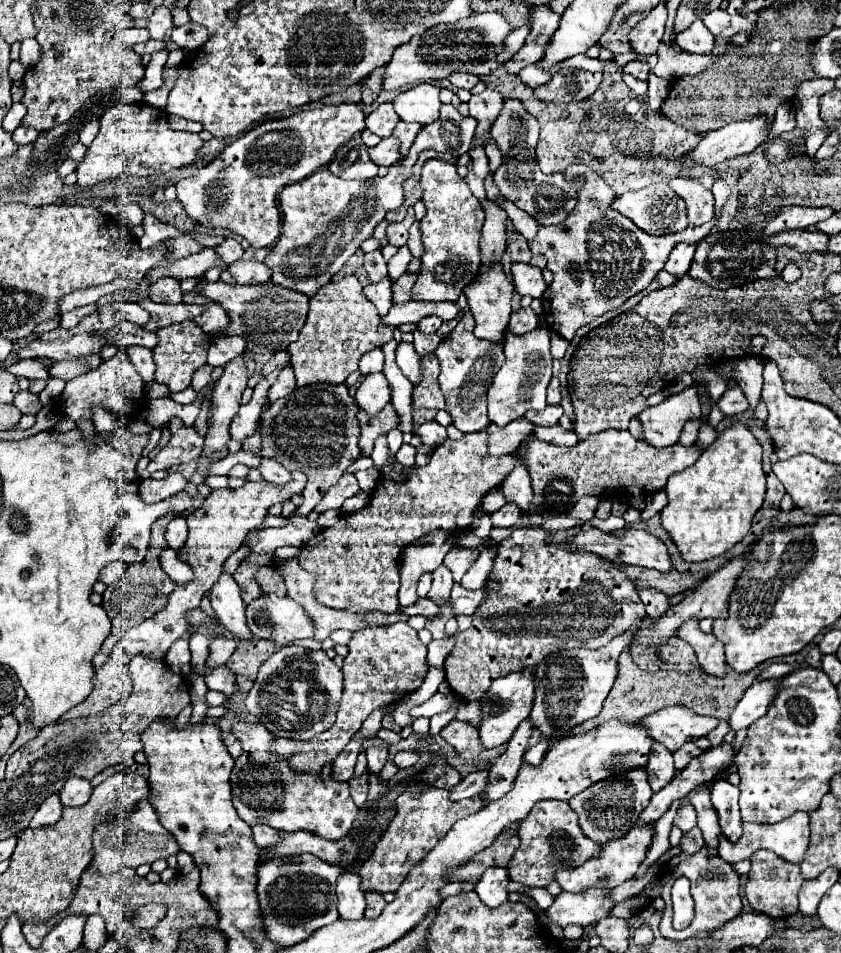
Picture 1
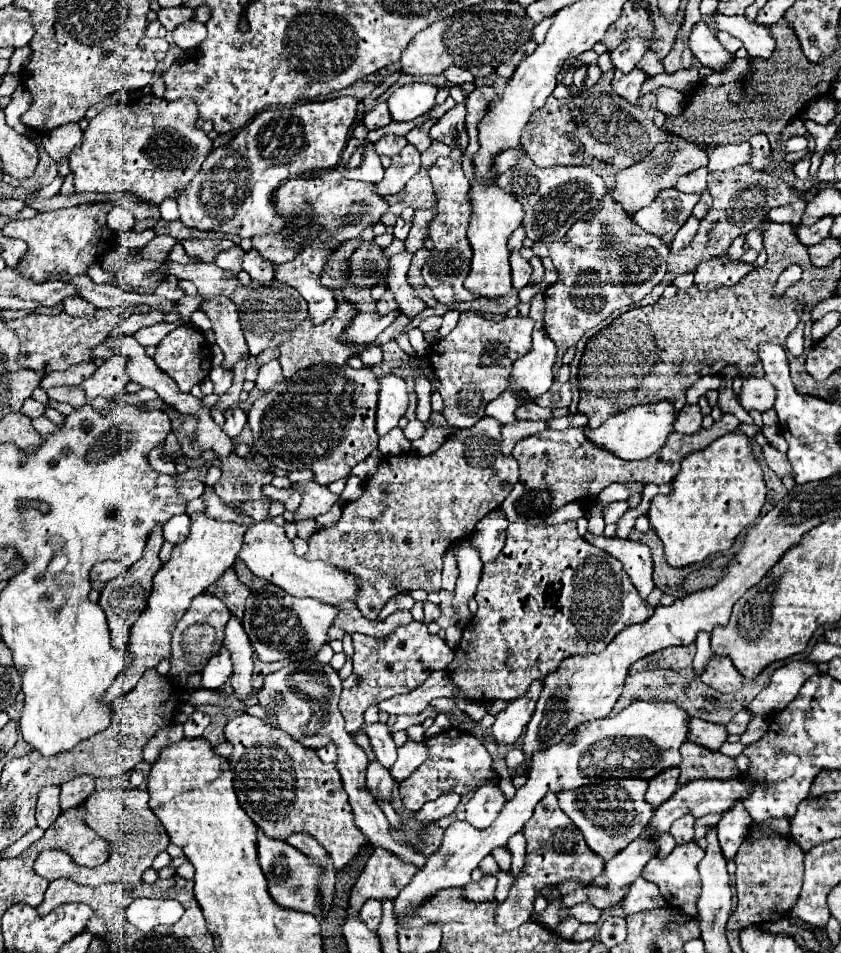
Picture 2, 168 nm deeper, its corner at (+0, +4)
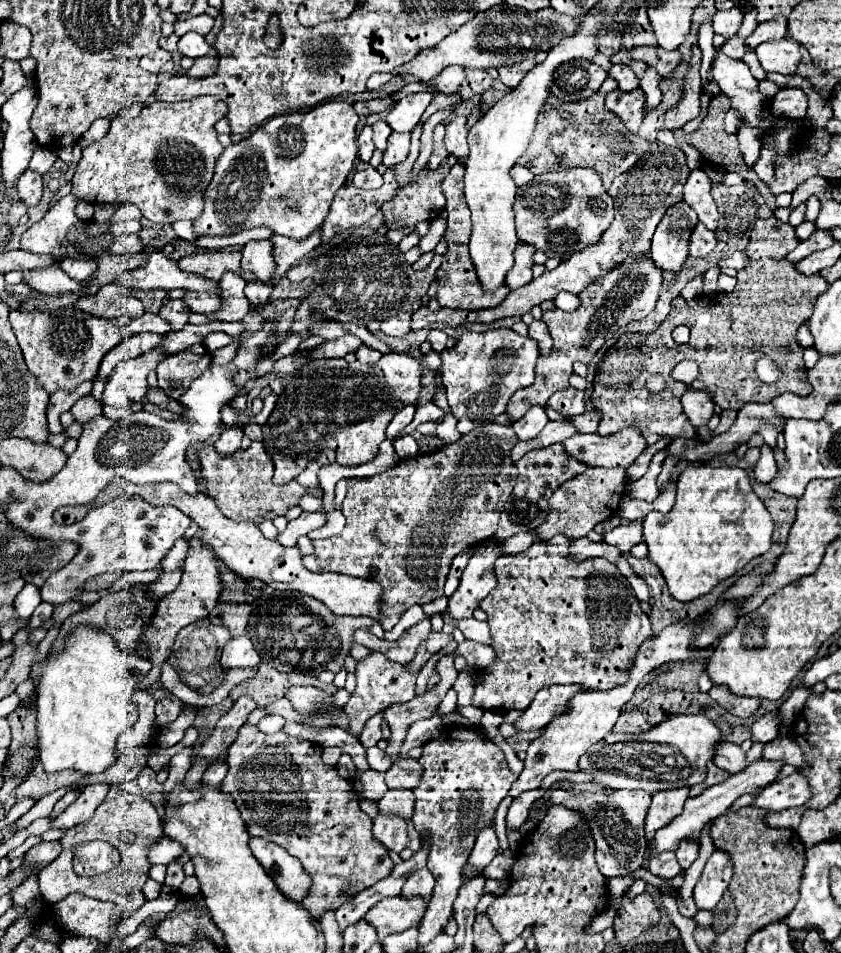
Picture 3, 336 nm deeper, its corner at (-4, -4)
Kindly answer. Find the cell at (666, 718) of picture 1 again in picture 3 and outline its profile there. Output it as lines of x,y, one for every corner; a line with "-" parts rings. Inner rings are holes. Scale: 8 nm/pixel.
718,742
714,746
714,764
718,768
724,768
732,774
740,772
746,768
746,760
744,760
744,752
738,744
732,742

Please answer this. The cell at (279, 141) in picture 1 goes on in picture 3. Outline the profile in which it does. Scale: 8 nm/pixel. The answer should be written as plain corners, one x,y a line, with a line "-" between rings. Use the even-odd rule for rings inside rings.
332,100
306,112
282,114
262,124
250,138
230,144
216,162
214,176
206,188
204,212
194,220
196,238
202,236
226,236
250,228
270,228
274,234
294,240
306,240
328,216
328,208
336,190
344,184
358,156
356,142
358,114
350,102

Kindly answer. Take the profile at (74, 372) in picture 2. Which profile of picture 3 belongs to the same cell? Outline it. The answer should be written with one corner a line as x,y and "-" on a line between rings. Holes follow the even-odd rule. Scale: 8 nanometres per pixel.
88,380
88,382
82,382
74,390
58,390
54,394
50,394
46,416
48,416
48,428
50,428
52,434
60,434
64,430
60,423
60,414
66,412
66,410
70,410
80,396
90,394
90,392
92,392
92,382

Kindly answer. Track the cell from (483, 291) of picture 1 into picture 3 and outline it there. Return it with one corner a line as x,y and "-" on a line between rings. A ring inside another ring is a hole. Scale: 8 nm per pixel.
590,12
578,18
578,28
574,34
564,36
554,48
548,50
548,58
542,64
536,64
520,82
518,88
510,90
504,98
500,98
470,130
468,134
468,144
470,144
470,156
466,162
466,176
464,176
464,194
466,194
466,202
468,208
472,212
472,236
470,236
470,258
474,262
478,280
482,284
482,288
486,292
494,292
500,286
506,284
506,272
510,272
512,264
514,264
514,248
520,244
520,240
516,238
516,230
514,230
514,198
516,198
516,184
510,178
510,168
516,164
516,160
526,152
534,126
536,126
536,118
542,112
550,92
550,84
554,84
554,72
556,68
566,62
566,60
574,60
574,58
588,58
592,60
598,54
598,36
604,30
604,12

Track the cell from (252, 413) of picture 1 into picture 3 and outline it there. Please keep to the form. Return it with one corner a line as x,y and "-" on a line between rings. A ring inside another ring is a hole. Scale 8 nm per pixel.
224,428
222,434
216,438
214,442
214,448
220,456
228,456
232,452
236,452
240,448
240,442
242,442
242,428

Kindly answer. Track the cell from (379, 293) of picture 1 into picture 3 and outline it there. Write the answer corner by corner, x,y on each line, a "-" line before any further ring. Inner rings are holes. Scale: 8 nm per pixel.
402,312
398,316
392,316
392,318
386,318
380,326
380,330
388,336
404,336
408,334
410,330
410,312

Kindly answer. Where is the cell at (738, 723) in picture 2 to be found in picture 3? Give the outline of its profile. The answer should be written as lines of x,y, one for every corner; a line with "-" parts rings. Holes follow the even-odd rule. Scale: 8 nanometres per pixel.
766,712
752,724
752,742
770,742
778,734
778,712

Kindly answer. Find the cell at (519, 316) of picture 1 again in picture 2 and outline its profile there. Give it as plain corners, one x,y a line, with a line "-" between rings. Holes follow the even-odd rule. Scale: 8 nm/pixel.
474,312
460,314
458,326
430,350
430,362
440,382
438,392
444,398
444,418
450,426
470,428
484,418
486,402
498,398
512,374
512,364
532,348
532,318
486,320

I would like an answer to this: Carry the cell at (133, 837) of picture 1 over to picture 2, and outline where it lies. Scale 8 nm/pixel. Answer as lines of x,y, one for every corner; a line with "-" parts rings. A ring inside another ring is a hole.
100,790
94,792
84,802
84,820
86,824
96,830
102,838
106,838
112,846
110,858
100,868
78,868
68,854
60,854
60,850
44,850
38,854
34,862
34,872
46,880
68,878
82,886
100,886
108,882
138,886
142,884
142,874
152,866
152,860
166,850
170,838
162,828
162,822
154,816
148,806
148,792
144,790

